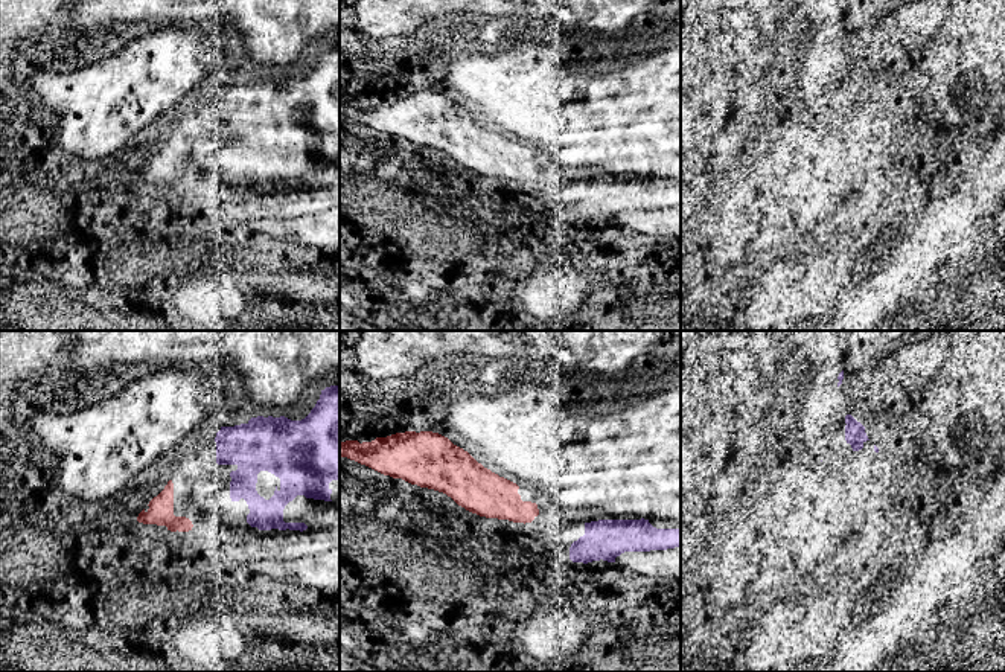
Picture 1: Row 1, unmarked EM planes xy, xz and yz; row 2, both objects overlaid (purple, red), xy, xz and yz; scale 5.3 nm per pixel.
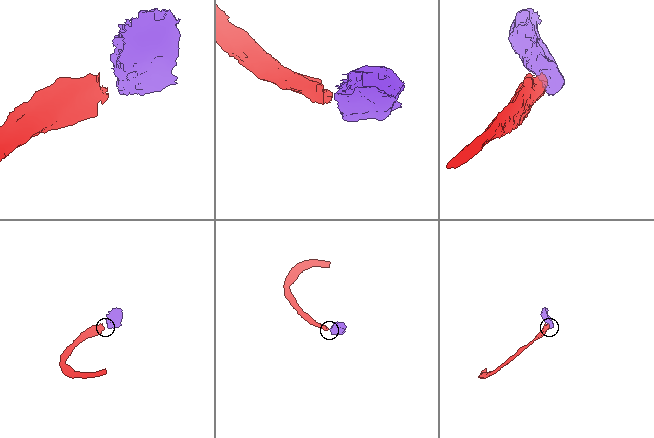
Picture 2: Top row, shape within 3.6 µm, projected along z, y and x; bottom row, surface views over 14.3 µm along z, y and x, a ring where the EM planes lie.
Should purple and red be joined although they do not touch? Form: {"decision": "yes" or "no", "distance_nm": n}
{"decision": "yes", "distance_nm": 240}

